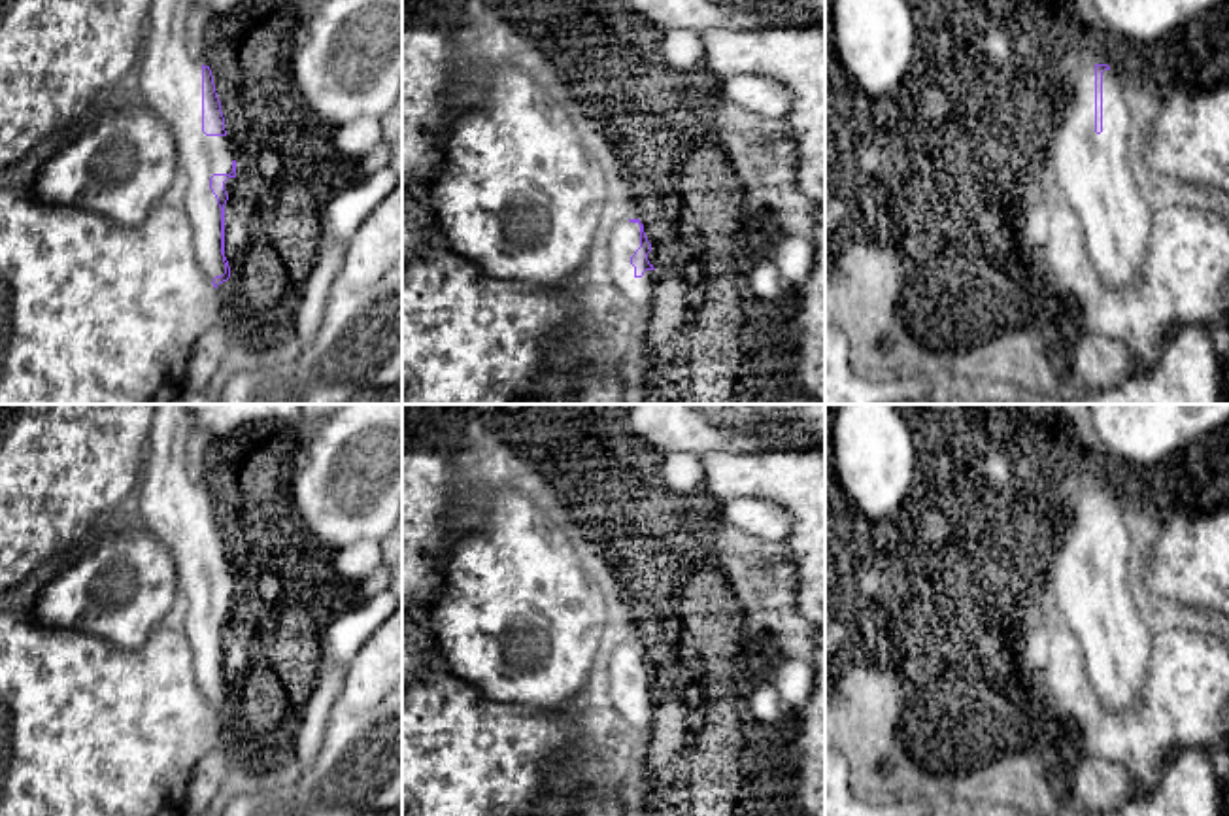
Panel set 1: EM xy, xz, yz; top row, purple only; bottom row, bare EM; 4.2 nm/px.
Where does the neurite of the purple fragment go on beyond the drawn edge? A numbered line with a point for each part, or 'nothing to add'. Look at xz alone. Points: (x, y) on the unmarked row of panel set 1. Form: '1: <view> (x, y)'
1: xz (625, 660)

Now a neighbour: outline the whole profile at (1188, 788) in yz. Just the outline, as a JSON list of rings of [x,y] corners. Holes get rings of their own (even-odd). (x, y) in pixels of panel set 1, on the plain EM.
[[[1187,748],[1174,756],[1155,791],[1131,797],[1123,807],[1074,816],[1223,816],[1210,748]]]

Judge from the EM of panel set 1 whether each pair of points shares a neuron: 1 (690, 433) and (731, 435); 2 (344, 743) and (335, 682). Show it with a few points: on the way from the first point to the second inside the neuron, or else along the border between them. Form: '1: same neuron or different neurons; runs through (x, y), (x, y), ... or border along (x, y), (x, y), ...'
1: same neuron; runs through (699, 433), (722, 433)
2: different neurons; border along (344, 669), (344, 684), (331, 709), (321, 741)

